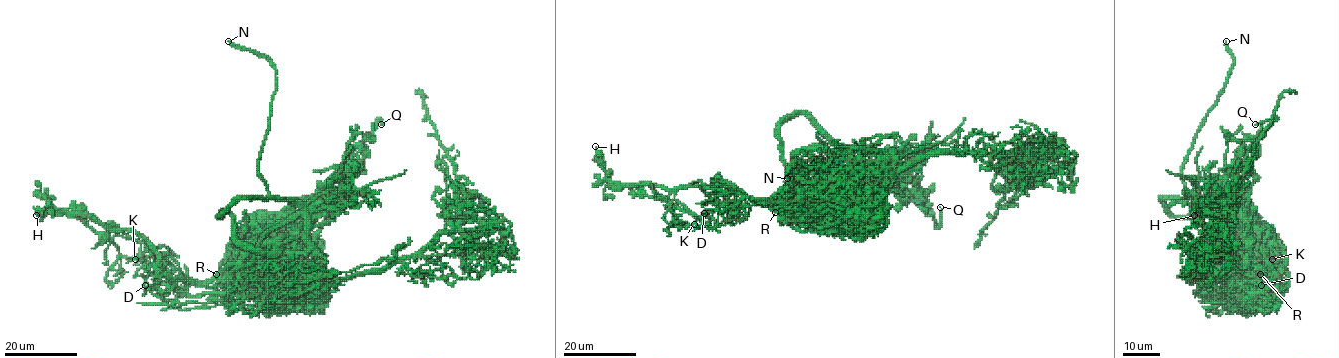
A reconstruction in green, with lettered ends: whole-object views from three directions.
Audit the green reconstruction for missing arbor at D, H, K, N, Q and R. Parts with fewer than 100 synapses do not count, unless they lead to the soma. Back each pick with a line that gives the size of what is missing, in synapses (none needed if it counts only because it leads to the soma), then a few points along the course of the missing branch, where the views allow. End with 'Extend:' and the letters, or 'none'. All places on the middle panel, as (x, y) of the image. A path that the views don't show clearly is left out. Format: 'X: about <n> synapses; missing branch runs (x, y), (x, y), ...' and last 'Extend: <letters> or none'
N: missing branch runs (787, 178), (761, 179), (733, 191), (732, 180), (735, 179), (715, 163), (715, 154), (699, 138), (700, 141)
Extend: N

